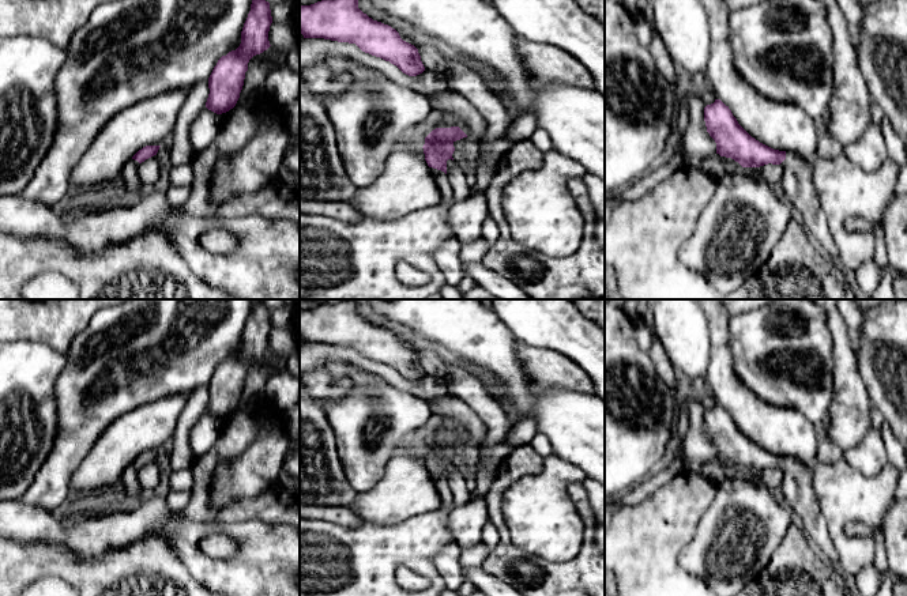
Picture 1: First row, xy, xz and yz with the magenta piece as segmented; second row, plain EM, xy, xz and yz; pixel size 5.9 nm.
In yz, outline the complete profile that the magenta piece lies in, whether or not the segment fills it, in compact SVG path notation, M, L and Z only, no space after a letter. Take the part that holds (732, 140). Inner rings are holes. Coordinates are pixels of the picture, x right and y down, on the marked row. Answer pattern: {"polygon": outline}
{"polygon": "M720 99L704 107L707 132L716 143L716 154L731 158L742 167L768 163L782 166L782 186L803 218L805 227L817 238L825 260L839 257L813 182L813 165L794 152L774 150L752 137Z"}

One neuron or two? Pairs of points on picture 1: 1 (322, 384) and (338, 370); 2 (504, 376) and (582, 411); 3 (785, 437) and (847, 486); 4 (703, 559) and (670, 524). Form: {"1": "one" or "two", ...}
{"1": "two", "2": "one", "3": "two", "4": "two"}

